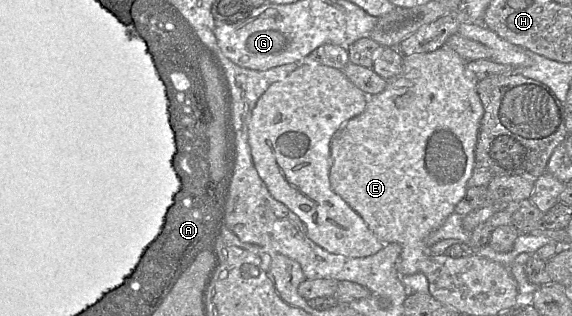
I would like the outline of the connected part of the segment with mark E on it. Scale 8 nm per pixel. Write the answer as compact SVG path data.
M441 47L433 52L403 56L400 73L386 81L386 88L381 93L369 96L364 111L343 123L333 135L330 143L329 181L332 190L362 217L380 241L383 243L395 242L401 246L401 253L397 260L397 271L401 276L406 276L419 272L421 262L431 256L430 247L427 245L428 236L442 225L446 218L453 213L456 204L465 197L467 181L471 177L475 165L475 146L484 110L477 93L478 80L467 69L466 61L447 47Z

